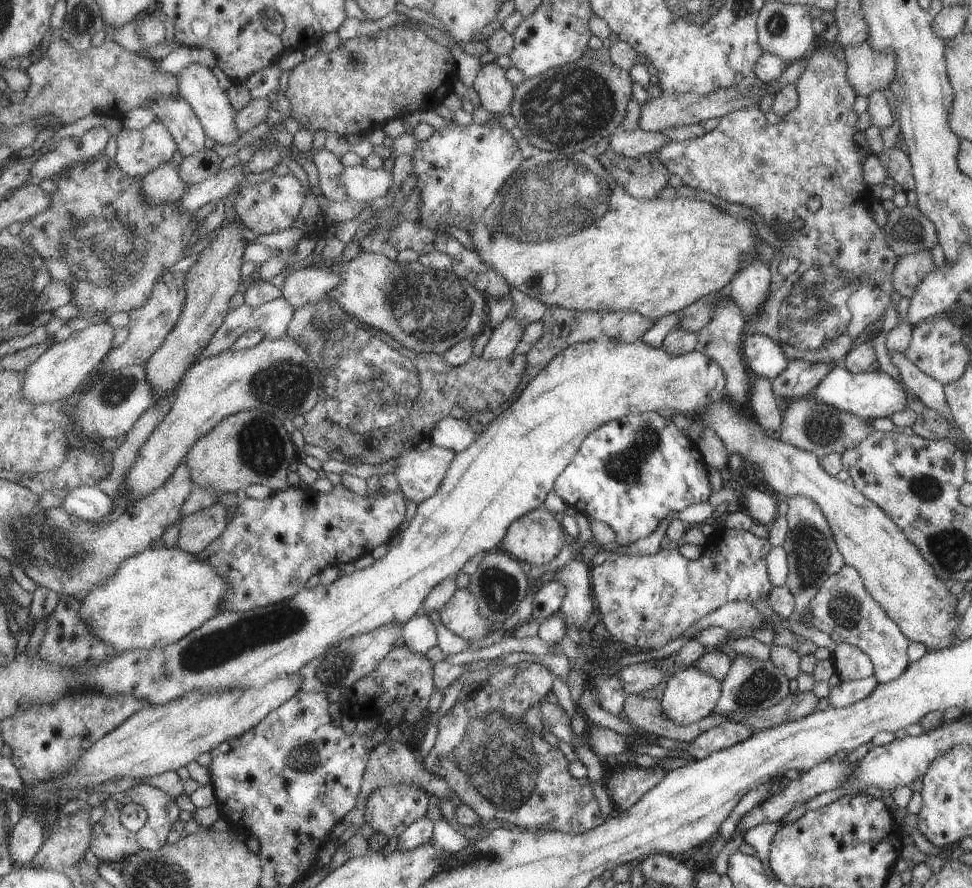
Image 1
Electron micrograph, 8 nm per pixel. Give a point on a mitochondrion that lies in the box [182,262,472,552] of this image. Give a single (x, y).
(359, 369)

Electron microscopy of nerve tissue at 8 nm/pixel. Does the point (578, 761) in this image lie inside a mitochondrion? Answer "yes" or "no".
no

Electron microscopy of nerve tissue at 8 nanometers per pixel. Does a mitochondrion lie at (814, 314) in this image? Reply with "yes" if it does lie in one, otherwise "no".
yes

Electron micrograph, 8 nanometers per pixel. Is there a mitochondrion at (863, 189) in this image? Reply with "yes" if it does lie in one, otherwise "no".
no

